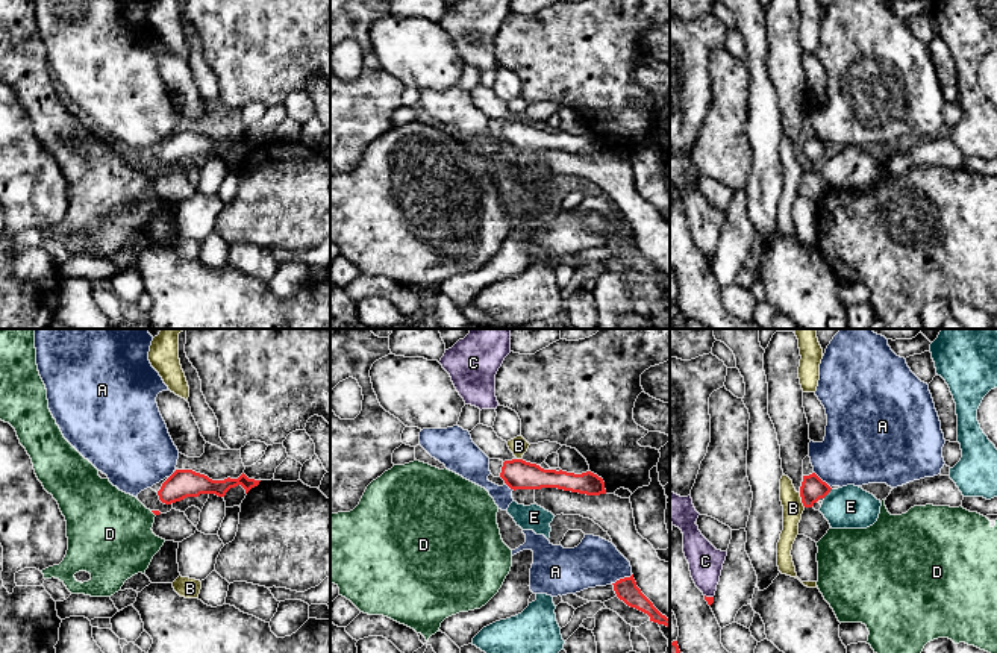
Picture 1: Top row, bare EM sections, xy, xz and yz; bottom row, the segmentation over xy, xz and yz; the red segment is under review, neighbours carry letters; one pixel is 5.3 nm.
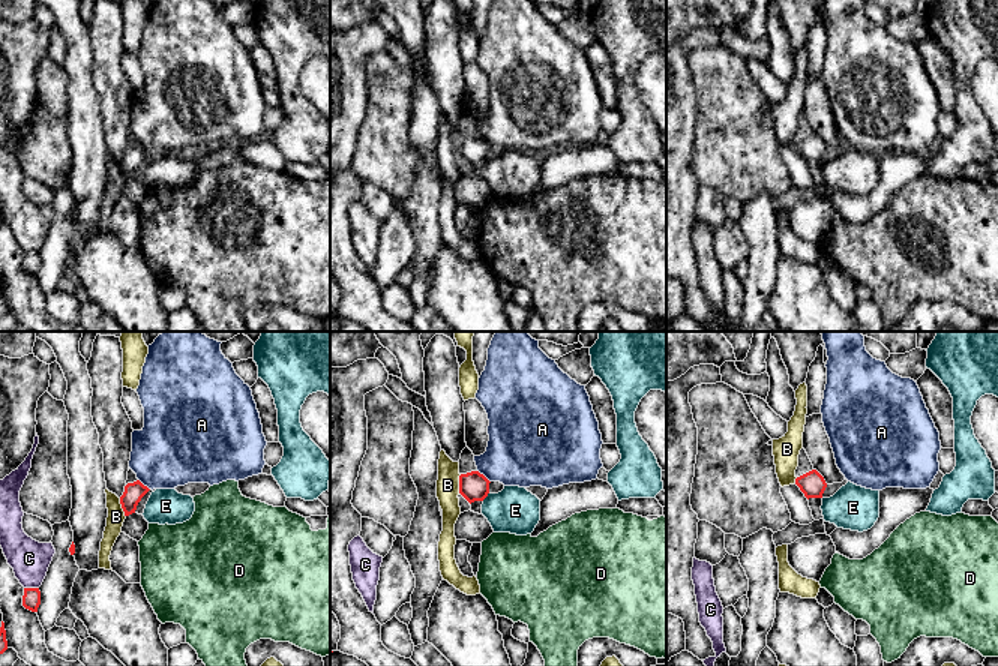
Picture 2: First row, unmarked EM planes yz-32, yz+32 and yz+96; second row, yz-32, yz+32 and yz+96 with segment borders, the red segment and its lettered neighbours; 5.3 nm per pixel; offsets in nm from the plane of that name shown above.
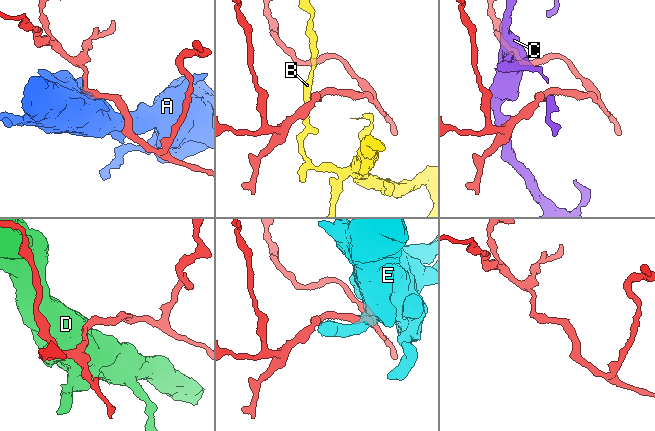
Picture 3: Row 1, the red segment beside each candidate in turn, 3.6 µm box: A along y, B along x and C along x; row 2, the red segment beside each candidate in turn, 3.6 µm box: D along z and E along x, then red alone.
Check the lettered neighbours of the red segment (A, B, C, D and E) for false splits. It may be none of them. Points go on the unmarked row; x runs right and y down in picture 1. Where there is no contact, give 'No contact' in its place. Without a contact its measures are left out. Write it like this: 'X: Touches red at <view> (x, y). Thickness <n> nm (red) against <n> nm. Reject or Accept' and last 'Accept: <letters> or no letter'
A: Touches red at xz (621, 240). Thickness 120 nm (red) against 260 nm. Reject
B: Touches red at yz (802, 161). Thickness 130 nm (red) against 110 nm. Reject
C: Touches red at yz (709, 258). Thickness 40 nm (red) against 180 nm. Reject
D: Touches red at xy (153, 173). Thickness 30 nm (red) against 440 nm. Reject
E: Touches red at yz (828, 153). Thickness 130 nm (red) against 220 nm. Reject
Accept: no letter

